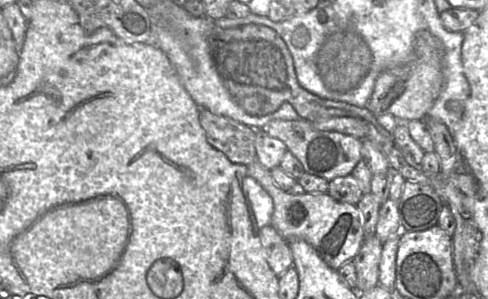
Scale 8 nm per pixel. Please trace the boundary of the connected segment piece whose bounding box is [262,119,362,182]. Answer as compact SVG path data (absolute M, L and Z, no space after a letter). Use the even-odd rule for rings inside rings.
M305 119L273 120L262 130L270 137L281 140L299 160L306 173L322 177L329 182L334 178L351 174L362 159L362 139L335 131L316 130L310 121Z

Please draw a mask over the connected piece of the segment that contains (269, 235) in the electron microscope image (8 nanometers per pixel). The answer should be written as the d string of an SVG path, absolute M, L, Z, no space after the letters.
M266 225L260 229L260 240L267 262L277 276L282 275L293 266L293 257L288 241L272 225Z

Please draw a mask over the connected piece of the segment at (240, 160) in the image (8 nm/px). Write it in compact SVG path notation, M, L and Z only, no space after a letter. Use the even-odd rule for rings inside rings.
M204 108L200 109L199 121L206 134L207 142L213 148L225 154L231 162L248 166L257 161L254 143L255 129L230 117L216 115Z

